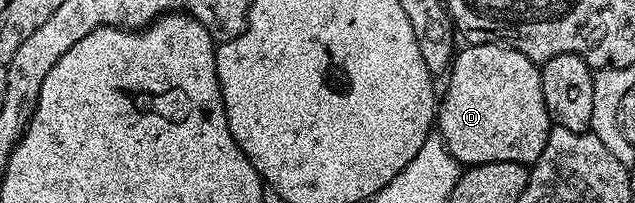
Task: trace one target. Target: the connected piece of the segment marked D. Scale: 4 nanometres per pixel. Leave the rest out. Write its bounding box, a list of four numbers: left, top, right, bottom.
[435,43,550,165]

